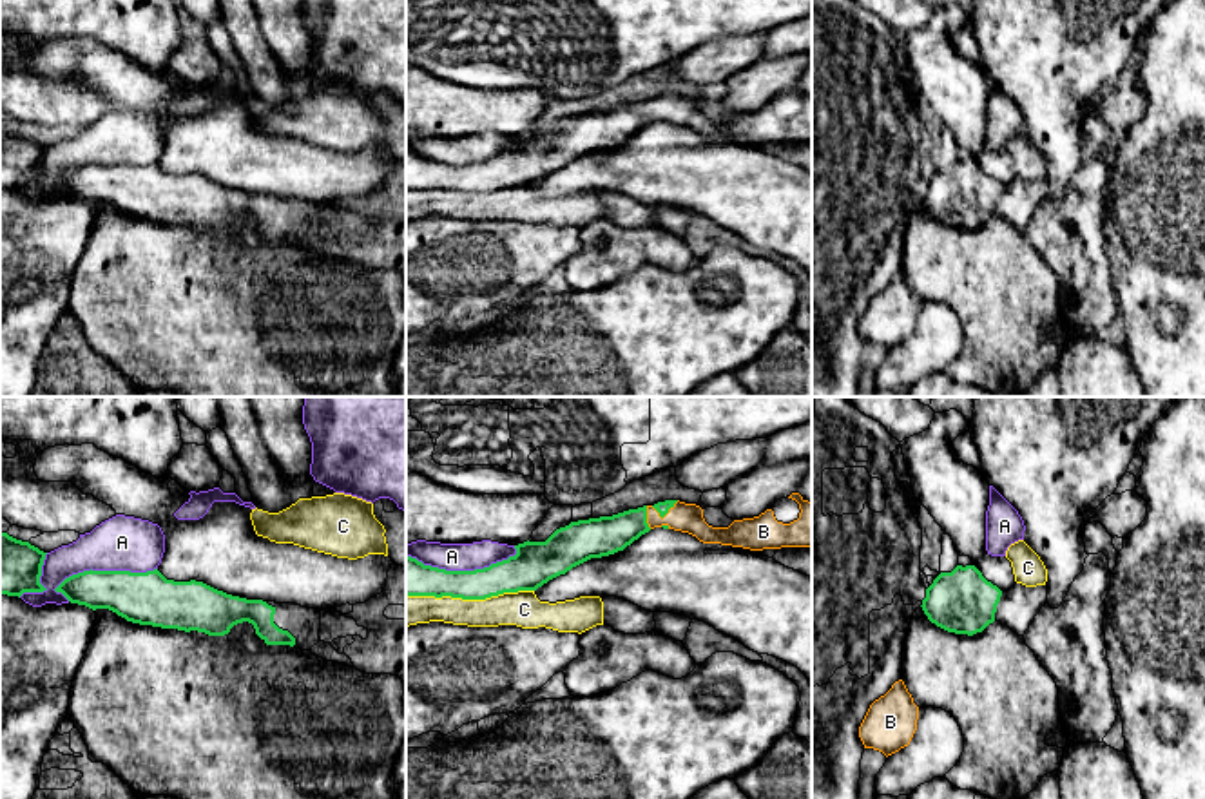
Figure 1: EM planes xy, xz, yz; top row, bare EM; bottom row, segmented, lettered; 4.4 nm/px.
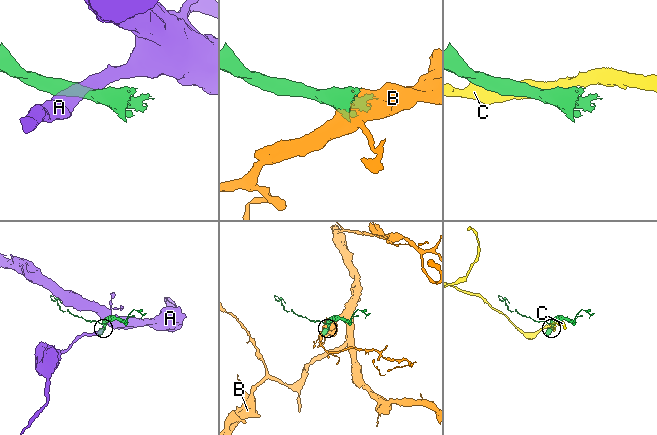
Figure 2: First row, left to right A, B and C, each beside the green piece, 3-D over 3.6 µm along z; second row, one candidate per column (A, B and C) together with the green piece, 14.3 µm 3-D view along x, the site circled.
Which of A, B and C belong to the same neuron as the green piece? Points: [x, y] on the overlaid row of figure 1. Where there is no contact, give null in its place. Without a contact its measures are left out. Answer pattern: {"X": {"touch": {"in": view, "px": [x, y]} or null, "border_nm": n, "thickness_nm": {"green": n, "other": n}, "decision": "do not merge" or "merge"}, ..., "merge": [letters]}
{"A": {"touch": {"in": "xy", "px": [104, 571]}, "border_nm": 480, "thickness_nm": {"green": 240, "other": 240}, "decision": "do not merge"}, "B": {"touch": {"in": "xz", "px": [664, 515]}, "border_nm": 130, "thickness_nm": {"green": 60, "other": 130}, "decision": "merge"}, "C": {"touch": {"in": "xz", "px": [470, 598]}, "border_nm": 550, "thickness_nm": {"green": 160, "other": 160}, "decision": "do not merge"}, "merge": ["B"]}

